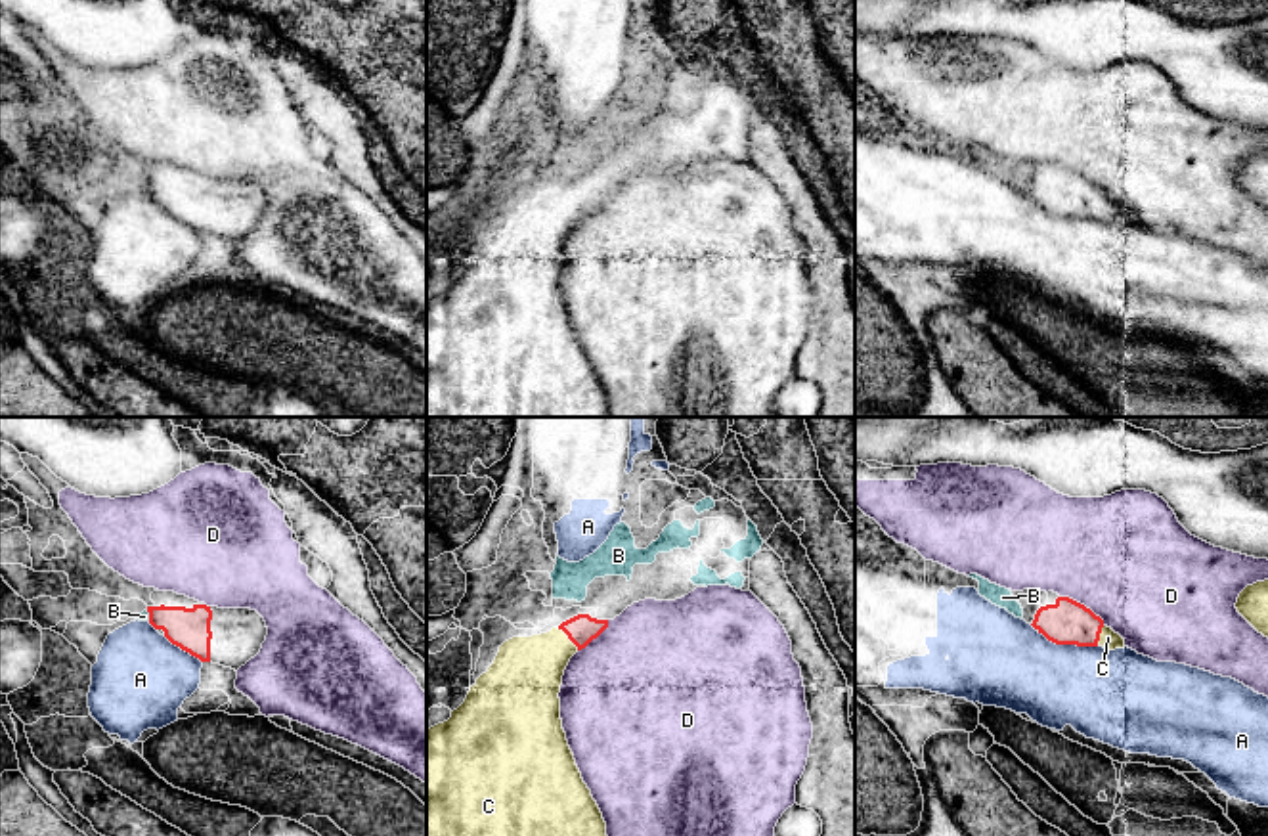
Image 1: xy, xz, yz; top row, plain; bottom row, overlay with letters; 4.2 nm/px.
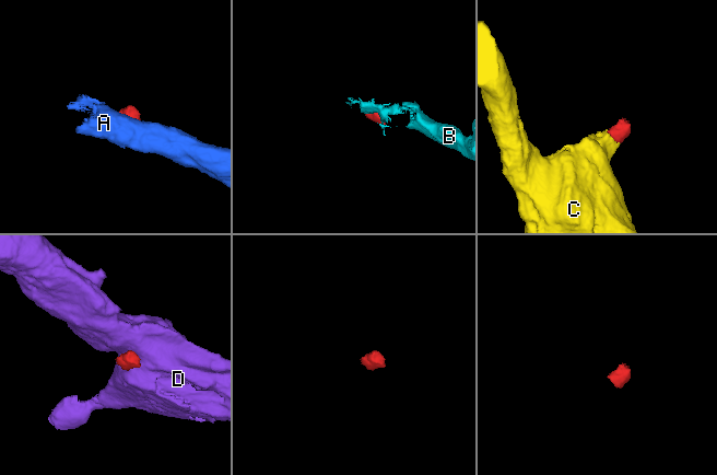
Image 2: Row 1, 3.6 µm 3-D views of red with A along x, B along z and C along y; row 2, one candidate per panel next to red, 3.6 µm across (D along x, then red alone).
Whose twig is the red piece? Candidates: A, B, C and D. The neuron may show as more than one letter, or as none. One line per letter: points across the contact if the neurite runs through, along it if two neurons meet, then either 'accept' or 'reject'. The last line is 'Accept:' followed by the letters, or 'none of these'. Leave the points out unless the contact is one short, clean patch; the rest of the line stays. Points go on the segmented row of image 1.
A: border along yz (1029, 624), (1056, 643), (1098, 645); reject
B: accept
C: runs through xz (582, 630), (568, 638), (526, 674); accept
D: border along yz (1060, 595), (1083, 603), (1104, 624); reject
Accept: B, C

